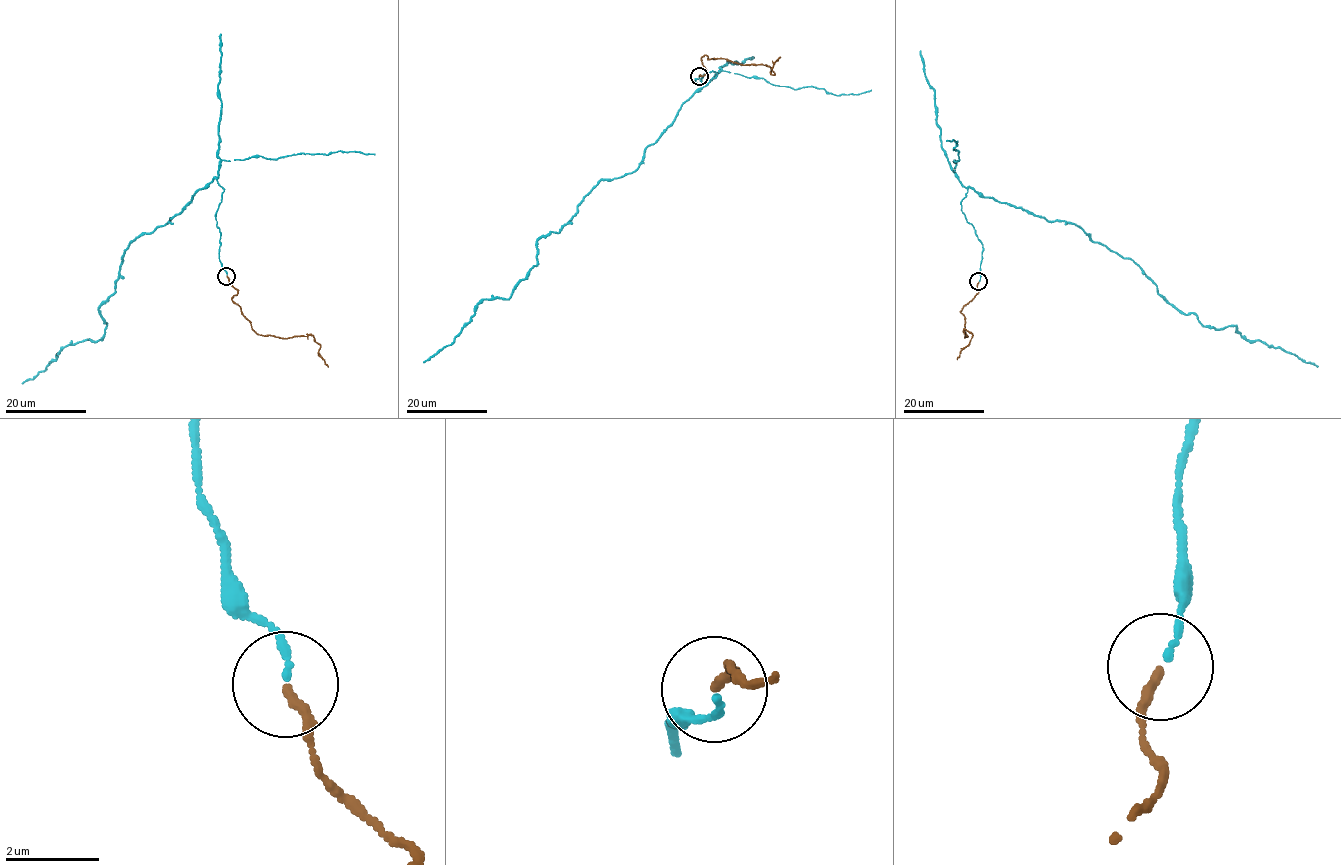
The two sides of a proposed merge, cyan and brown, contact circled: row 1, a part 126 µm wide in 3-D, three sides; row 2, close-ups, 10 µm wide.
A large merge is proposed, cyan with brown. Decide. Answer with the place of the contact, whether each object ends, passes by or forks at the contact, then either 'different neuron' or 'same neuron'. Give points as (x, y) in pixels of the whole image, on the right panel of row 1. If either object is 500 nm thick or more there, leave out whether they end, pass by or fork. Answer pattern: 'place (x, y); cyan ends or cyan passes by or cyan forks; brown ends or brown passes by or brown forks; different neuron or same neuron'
place (978, 281); cyan ends; brown ends; same neuron

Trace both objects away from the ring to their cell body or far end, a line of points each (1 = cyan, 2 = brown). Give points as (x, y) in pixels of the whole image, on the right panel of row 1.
1: (979, 281), (983, 247), (961, 210), (969, 187), (1071, 222), (1204, 326), (1236, 326), (1318, 367)
2: (979, 282), (978, 293), (960, 310), (965, 320), (964, 337), (967, 336), (966, 329), (973, 335), (957, 359)

